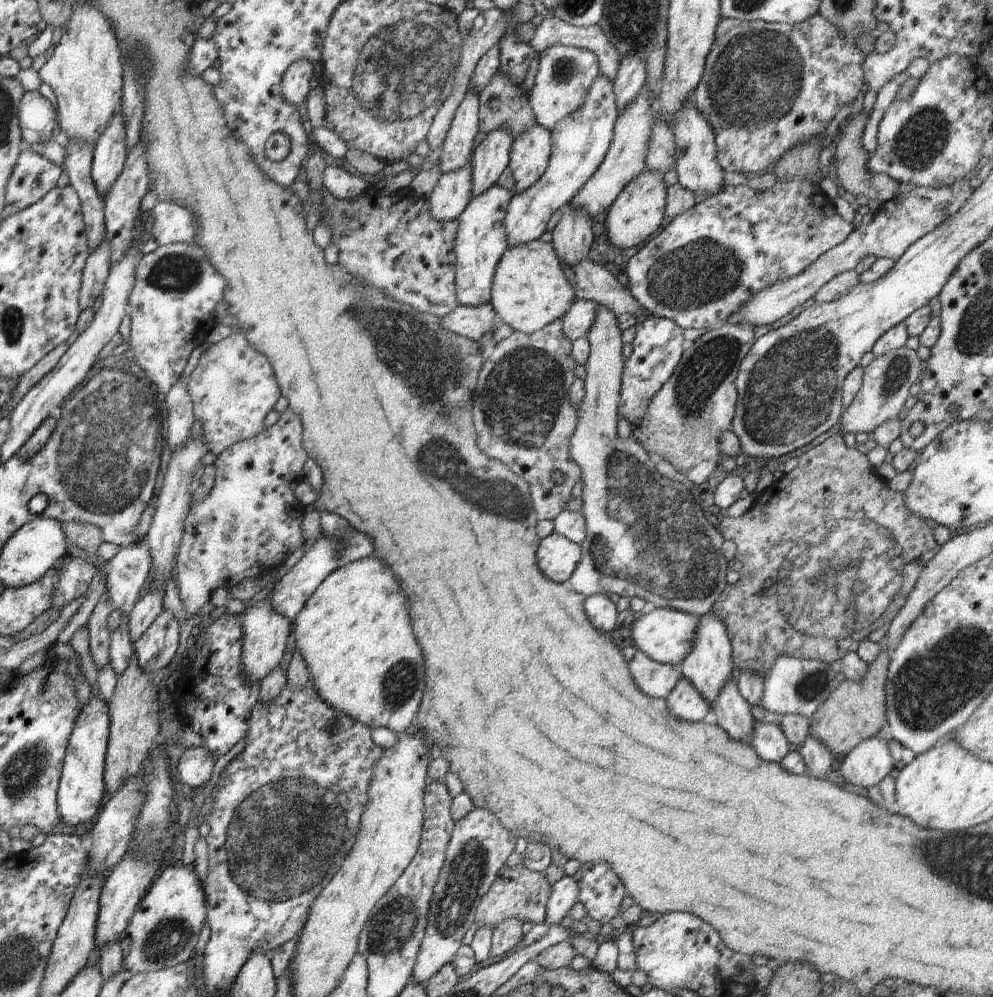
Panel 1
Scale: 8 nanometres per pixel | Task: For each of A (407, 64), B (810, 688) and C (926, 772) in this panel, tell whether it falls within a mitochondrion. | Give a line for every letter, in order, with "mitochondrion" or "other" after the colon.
A: mitochondrion
B: mitochondrion
C: other

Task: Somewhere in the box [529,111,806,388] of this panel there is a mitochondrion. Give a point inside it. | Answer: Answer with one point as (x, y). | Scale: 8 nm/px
(705, 269)

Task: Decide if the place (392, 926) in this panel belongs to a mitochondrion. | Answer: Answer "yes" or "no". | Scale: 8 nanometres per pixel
yes

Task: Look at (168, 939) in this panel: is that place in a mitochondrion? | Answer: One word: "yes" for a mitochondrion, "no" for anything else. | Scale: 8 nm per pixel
yes

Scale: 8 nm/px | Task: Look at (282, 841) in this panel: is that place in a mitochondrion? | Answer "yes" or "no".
yes

